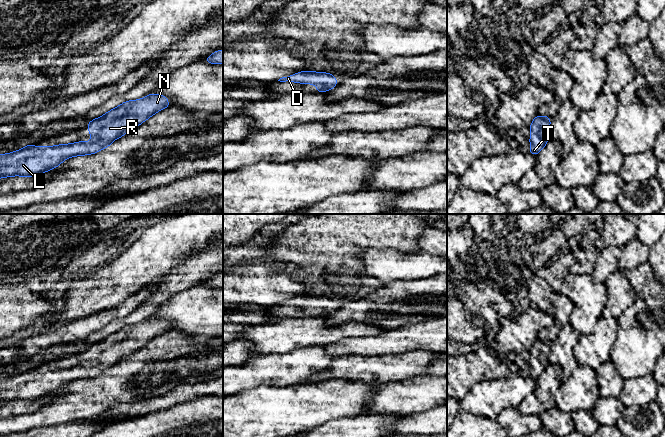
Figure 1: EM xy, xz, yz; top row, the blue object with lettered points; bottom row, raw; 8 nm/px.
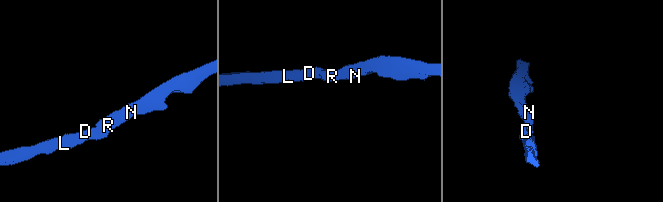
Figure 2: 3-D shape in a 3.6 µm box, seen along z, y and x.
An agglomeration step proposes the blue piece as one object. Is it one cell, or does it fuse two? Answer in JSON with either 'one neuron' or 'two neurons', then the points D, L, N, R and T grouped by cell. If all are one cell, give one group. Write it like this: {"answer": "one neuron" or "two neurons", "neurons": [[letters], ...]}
{"answer": "one neuron", "neurons": [["D", "L", "N", "R", "T"]]}

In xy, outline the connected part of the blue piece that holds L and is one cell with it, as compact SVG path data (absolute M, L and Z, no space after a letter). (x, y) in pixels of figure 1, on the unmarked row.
M149 318L139 324L125 325L103 340L90 344L87 354L93 363L71 368L36 371L29 368L21 374L0 378L0 403L33 401L56 392L70 381L95 378L142 348L155 337L170 331L167 320Z

